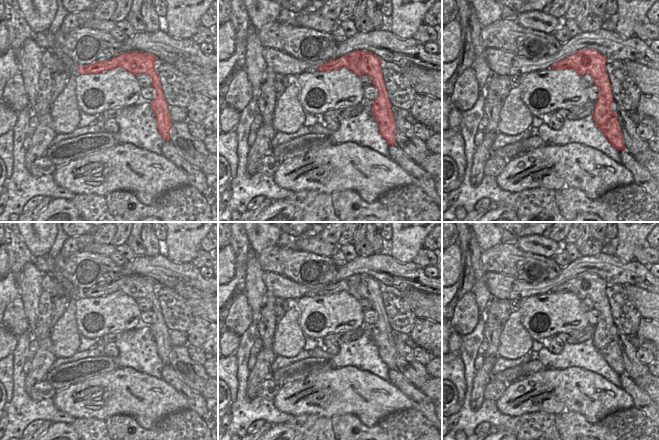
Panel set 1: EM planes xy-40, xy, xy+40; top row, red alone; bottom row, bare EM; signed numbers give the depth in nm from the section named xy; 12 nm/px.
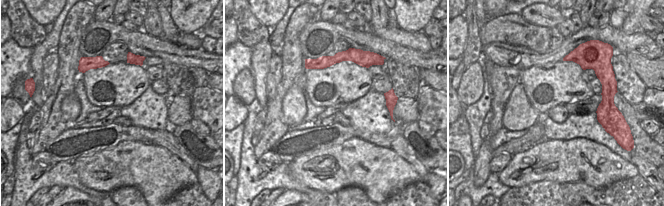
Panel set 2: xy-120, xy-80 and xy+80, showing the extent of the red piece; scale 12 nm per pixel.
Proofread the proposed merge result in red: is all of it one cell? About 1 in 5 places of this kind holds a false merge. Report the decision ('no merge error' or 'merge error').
no merge error

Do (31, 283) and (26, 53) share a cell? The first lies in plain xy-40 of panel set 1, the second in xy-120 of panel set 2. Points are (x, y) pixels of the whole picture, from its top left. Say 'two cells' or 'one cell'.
two cells

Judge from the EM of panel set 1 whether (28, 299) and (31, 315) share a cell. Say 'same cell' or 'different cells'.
same cell

